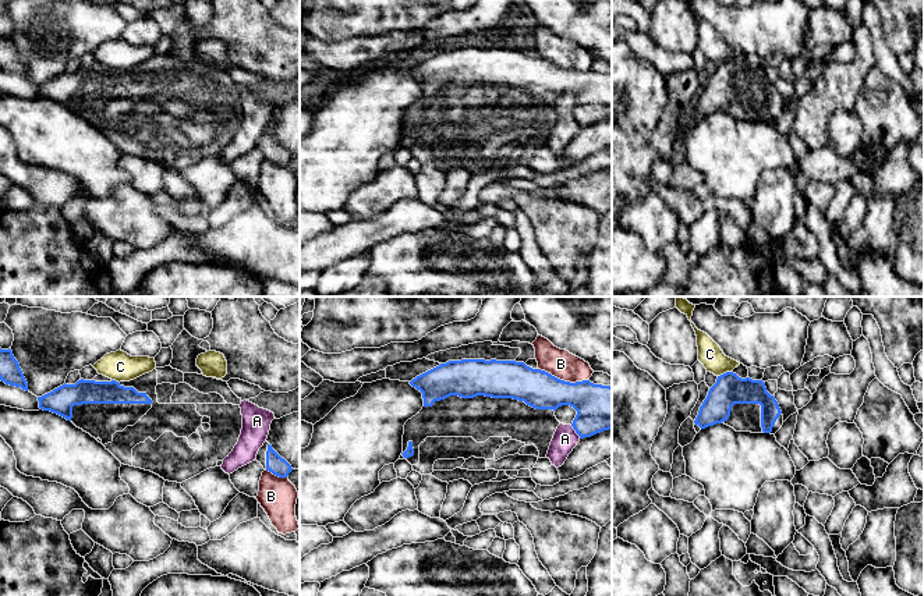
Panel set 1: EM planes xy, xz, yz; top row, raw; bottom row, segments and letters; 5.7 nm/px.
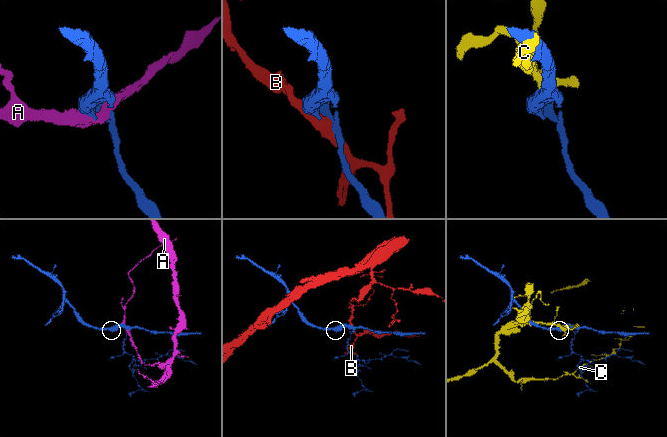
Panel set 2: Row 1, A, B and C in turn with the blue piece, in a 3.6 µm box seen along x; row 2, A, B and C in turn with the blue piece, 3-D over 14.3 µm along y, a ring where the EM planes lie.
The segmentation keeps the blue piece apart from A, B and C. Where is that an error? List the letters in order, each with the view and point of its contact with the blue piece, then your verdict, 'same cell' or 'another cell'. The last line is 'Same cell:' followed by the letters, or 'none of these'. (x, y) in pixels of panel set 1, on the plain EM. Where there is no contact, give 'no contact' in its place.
A: xz (576, 120) | another cell
B: xz (563, 68) | another cell
C: yz (724, 61) | another cell
Same cell: none of these

